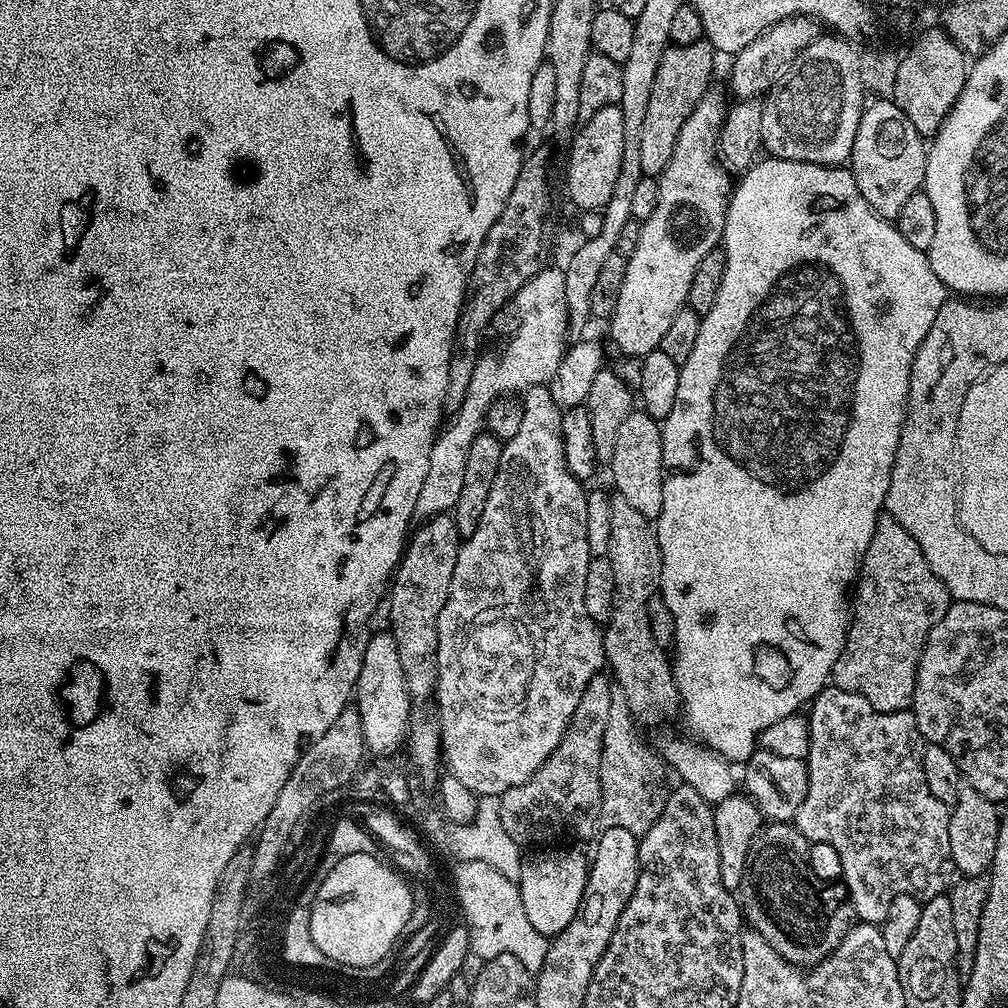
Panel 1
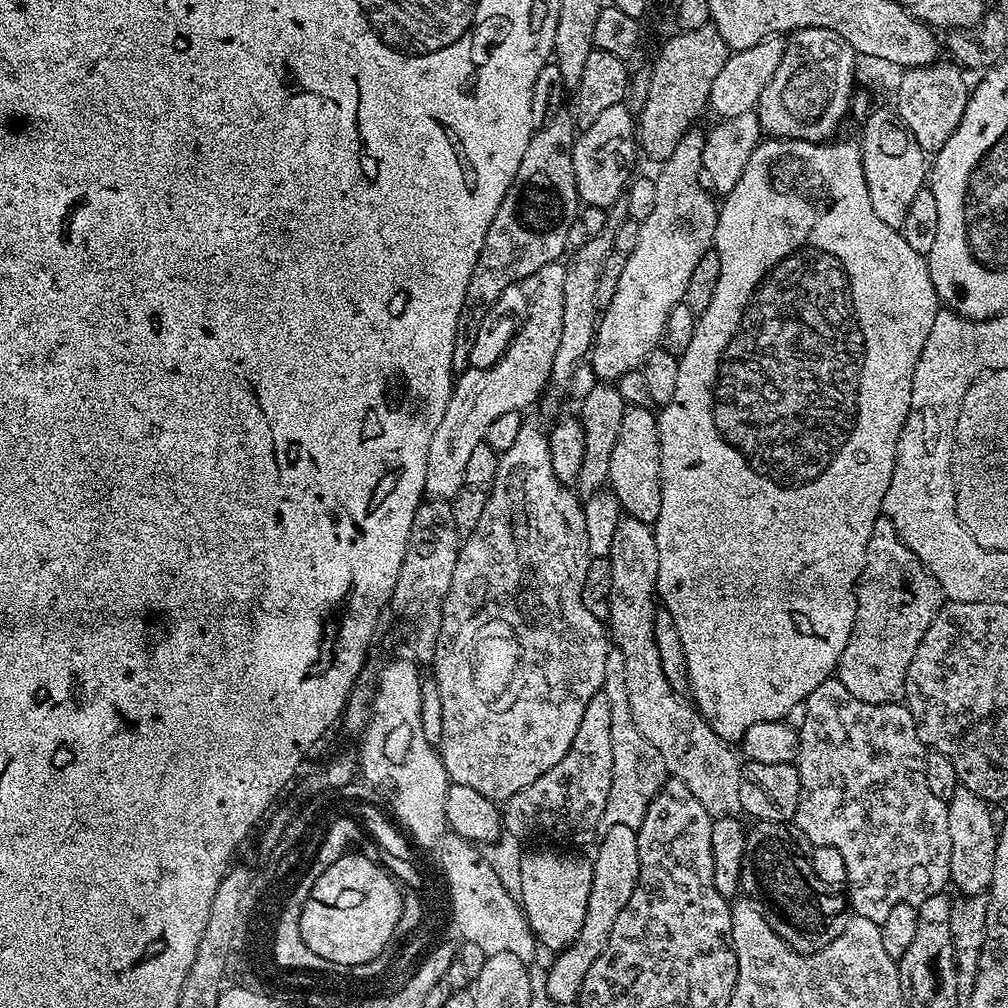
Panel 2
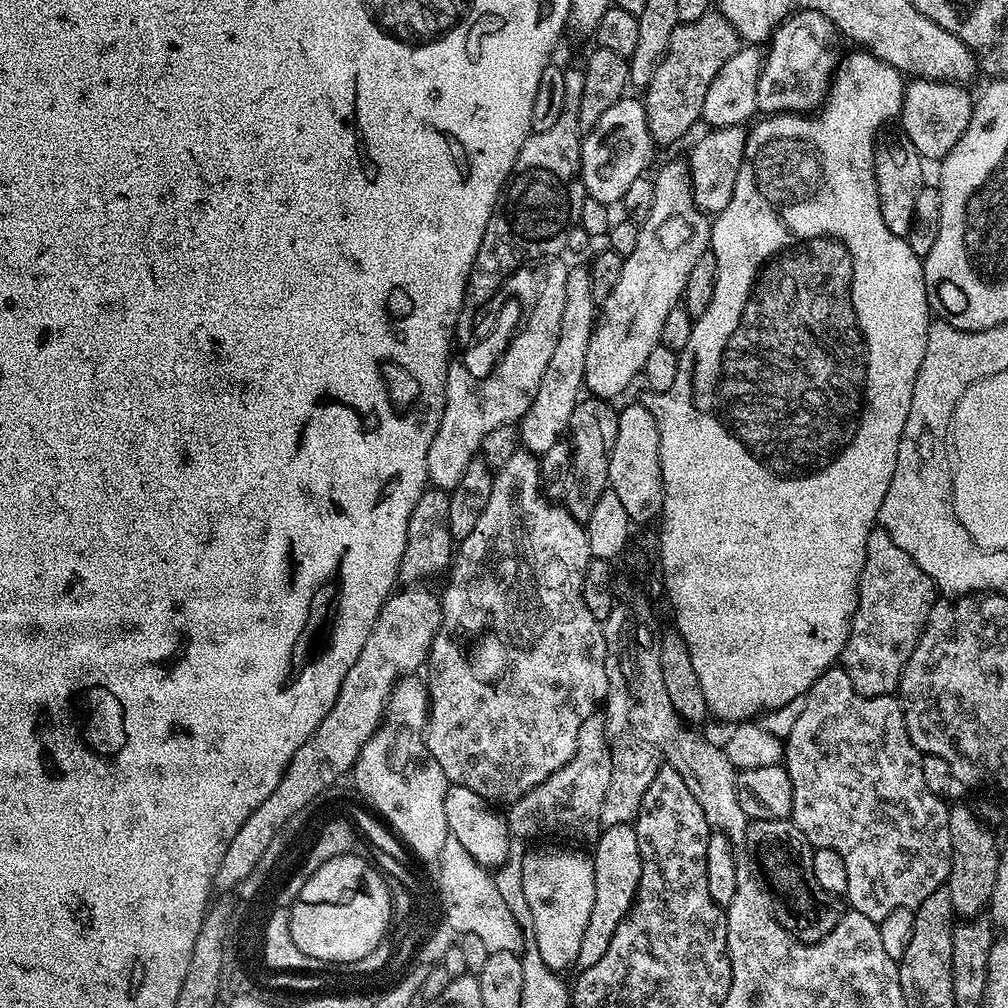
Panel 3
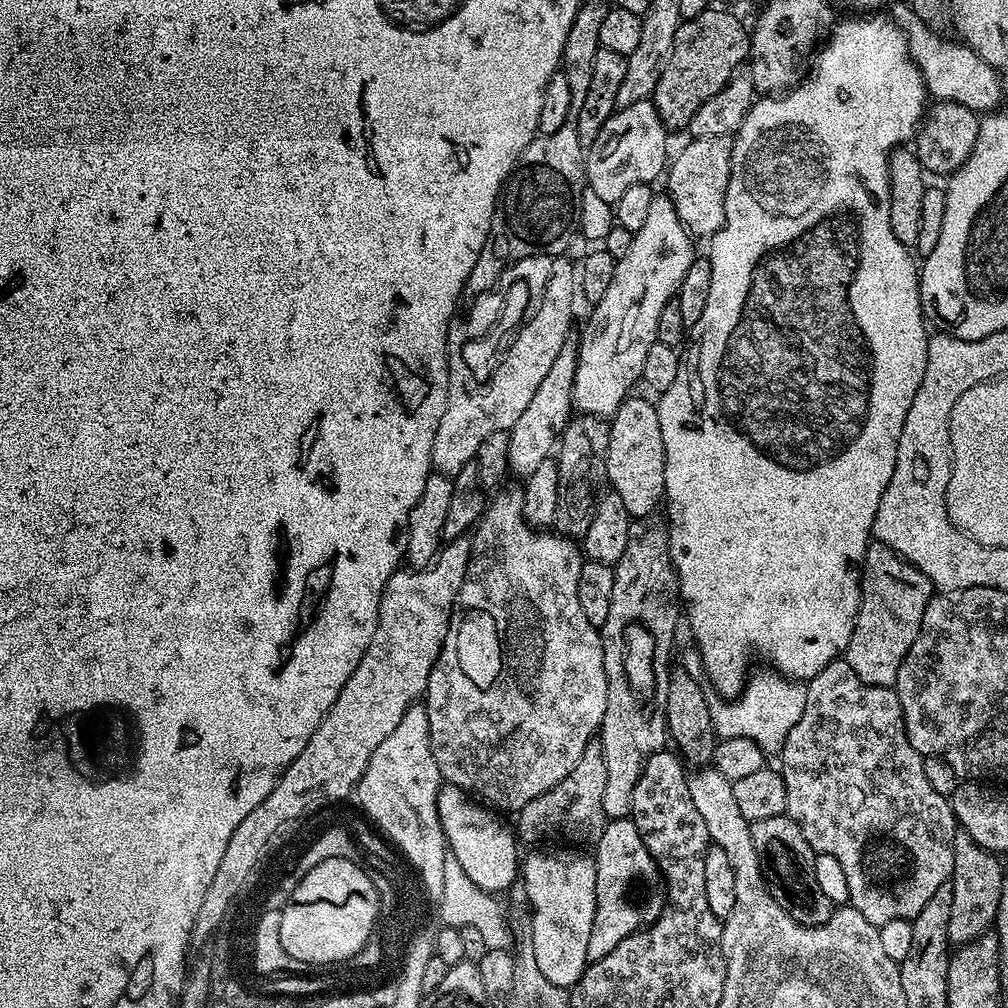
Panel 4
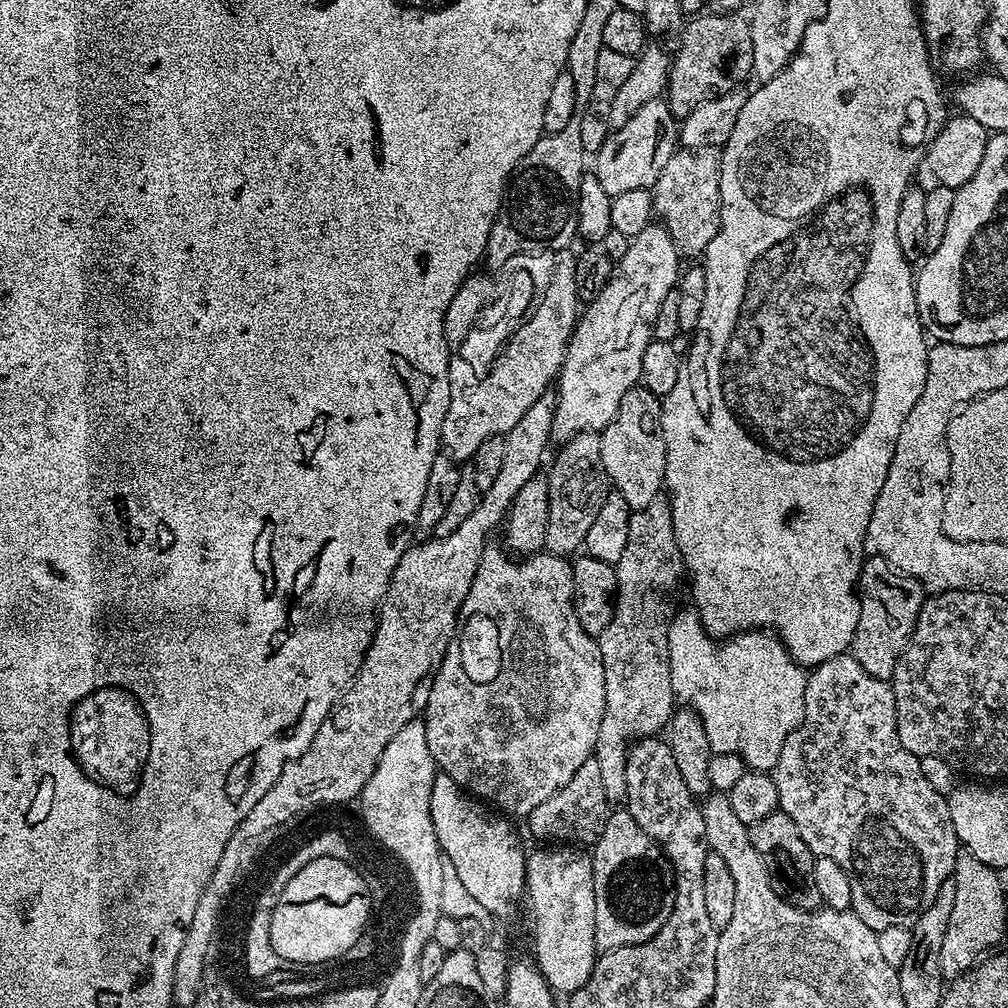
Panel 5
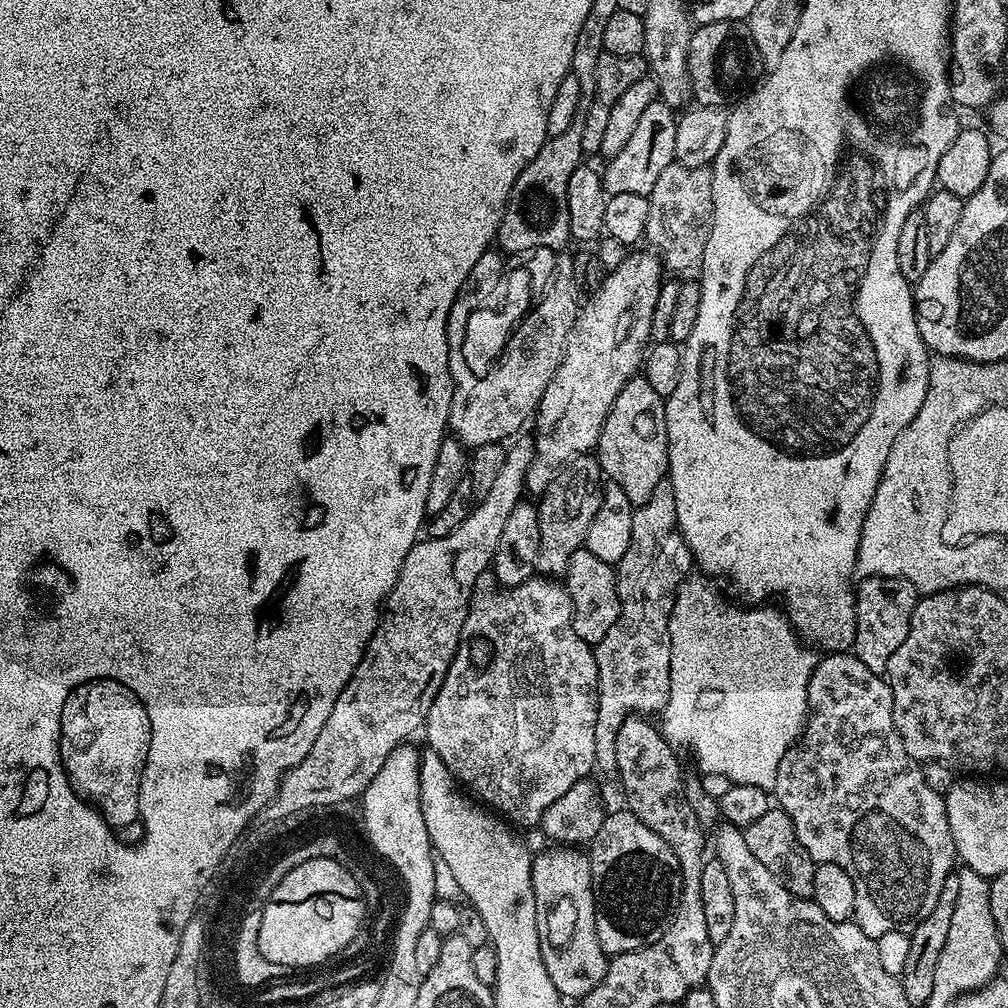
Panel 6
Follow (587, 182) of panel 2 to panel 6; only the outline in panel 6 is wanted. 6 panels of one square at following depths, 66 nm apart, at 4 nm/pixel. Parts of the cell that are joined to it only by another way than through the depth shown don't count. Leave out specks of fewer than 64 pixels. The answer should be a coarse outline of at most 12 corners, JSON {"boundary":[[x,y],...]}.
{"boundary":[[657,99],[602,168],[604,191],[654,190],[676,158],[677,113]]}

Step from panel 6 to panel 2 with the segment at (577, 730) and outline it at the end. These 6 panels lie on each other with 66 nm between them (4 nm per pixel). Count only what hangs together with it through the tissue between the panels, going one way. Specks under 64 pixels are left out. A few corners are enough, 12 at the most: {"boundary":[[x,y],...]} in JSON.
{"boundary":[[532,422],[463,537],[434,669],[503,802],[605,687],[584,505]]}

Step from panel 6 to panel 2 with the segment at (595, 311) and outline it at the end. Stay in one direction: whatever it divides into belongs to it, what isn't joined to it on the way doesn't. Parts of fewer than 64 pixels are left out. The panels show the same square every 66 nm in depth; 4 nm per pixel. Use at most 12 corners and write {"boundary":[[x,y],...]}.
{"boundary":[[690,130],[655,173],[616,293],[596,325],[597,381],[659,345],[718,204]]}

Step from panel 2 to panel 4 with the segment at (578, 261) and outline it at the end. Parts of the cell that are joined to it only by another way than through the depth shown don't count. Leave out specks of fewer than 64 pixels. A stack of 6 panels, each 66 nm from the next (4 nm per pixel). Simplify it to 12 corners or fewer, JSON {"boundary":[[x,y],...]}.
{"boundary":[[578,344],[558,350],[508,432],[508,466],[529,476],[574,415]]}

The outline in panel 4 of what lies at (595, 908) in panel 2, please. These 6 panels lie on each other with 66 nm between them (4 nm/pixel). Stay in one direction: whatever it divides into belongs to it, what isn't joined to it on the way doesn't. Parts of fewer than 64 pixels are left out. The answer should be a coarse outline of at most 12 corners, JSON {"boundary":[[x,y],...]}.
{"boundary":[[609,820],[594,845],[589,961],[664,913],[638,826]]}

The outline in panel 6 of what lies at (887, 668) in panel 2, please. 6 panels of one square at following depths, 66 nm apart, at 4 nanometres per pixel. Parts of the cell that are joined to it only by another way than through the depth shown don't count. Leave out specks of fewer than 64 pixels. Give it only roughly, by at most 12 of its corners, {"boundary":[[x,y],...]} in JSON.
{"boundary":[[897,576],[854,592],[854,655],[883,673],[906,642],[918,593]]}

